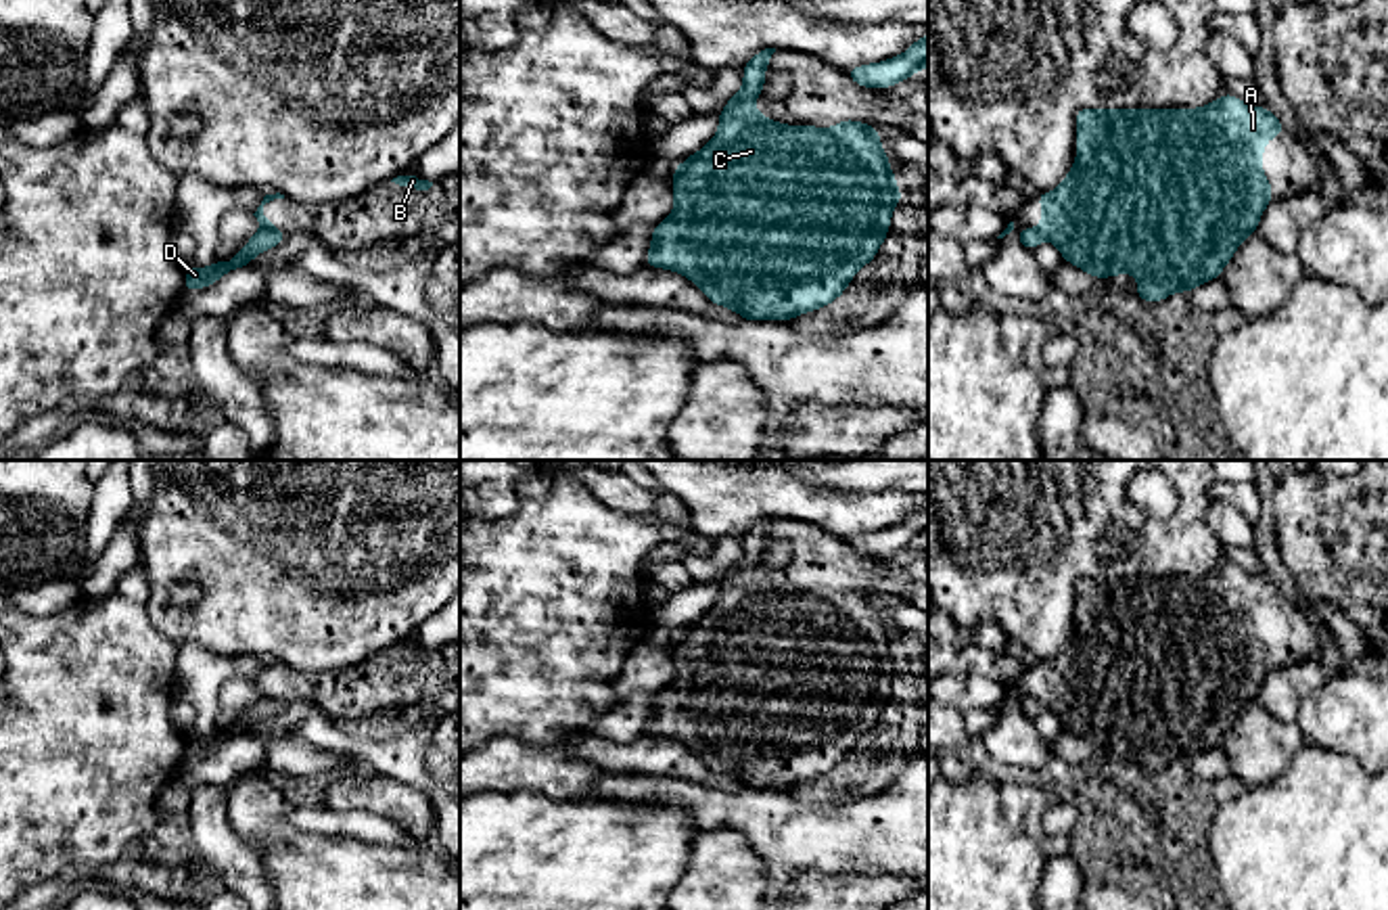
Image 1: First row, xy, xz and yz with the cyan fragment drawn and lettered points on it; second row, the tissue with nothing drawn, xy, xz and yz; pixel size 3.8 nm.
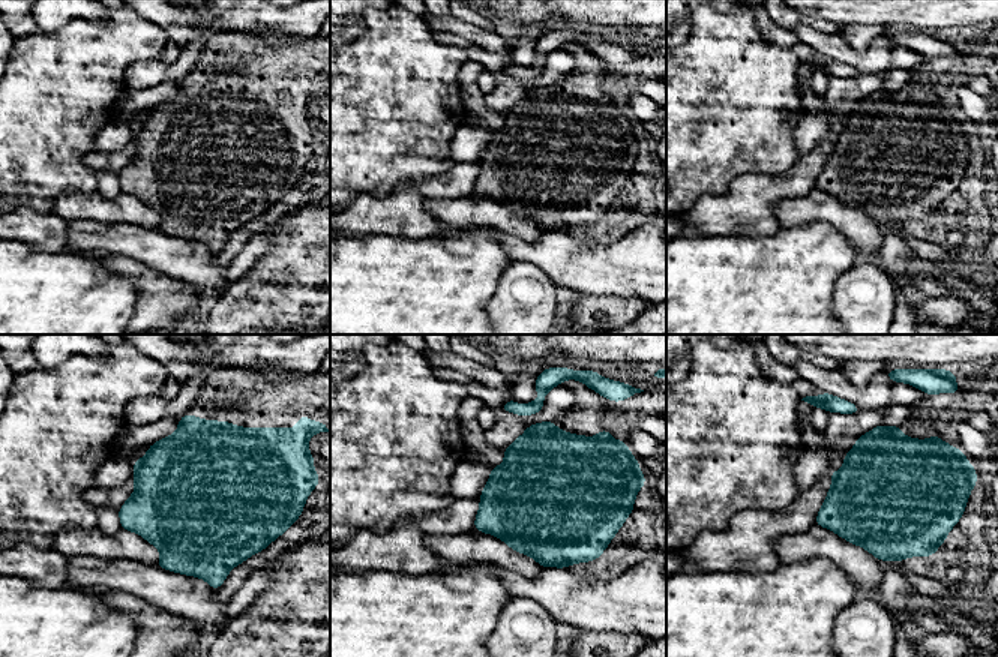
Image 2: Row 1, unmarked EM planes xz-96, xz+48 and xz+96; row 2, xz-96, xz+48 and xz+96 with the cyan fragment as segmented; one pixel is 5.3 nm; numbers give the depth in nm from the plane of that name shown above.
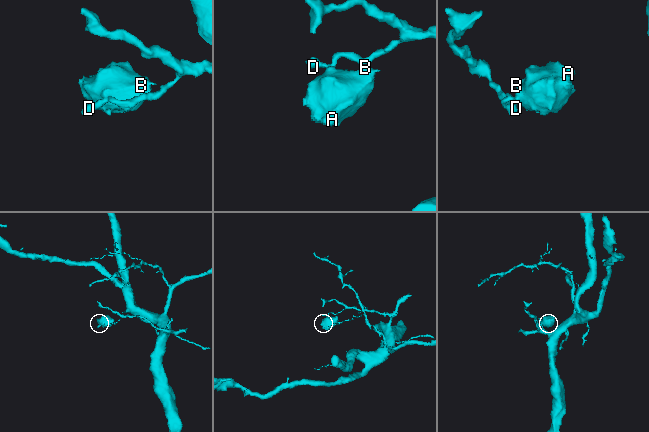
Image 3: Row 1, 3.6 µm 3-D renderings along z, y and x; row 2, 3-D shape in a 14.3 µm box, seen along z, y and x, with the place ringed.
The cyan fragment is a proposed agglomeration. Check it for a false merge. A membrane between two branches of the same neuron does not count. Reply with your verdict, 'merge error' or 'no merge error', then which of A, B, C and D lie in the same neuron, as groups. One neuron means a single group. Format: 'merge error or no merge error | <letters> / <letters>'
merge error | A B C / D

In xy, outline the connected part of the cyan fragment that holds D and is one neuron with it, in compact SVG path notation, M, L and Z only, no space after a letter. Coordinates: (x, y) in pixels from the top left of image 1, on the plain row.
M261 699L261 701L253 703L251 707L247 707L247 715L242 720L238 720L228 732L222 732L219 728L215 728L209 736L186 734L184 757L186 759L205 757L205 755L213 753L215 749L219 749L224 743L228 743L236 736L242 736L242 734L251 734L251 728L255 724L276 715L284 707L286 707L286 701Z

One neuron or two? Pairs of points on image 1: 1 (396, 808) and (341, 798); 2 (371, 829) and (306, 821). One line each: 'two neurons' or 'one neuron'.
1: one neuron
2: one neuron

